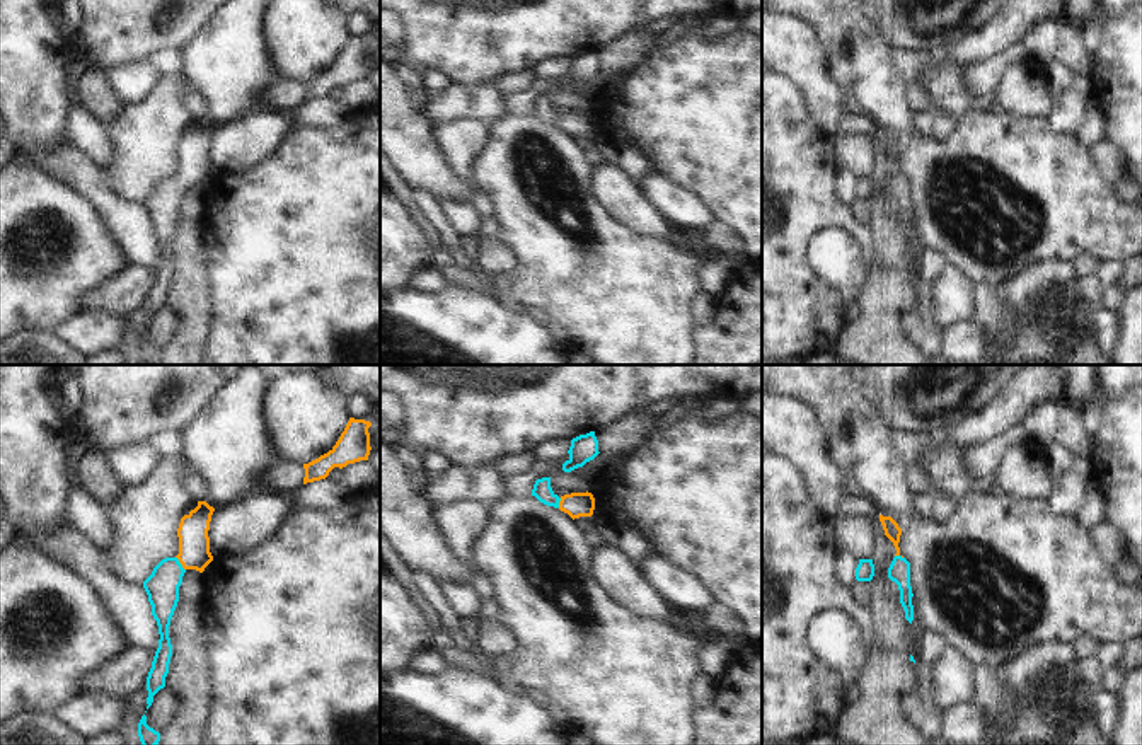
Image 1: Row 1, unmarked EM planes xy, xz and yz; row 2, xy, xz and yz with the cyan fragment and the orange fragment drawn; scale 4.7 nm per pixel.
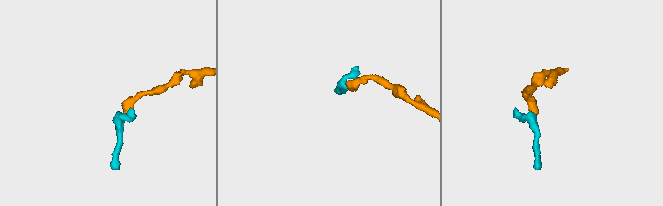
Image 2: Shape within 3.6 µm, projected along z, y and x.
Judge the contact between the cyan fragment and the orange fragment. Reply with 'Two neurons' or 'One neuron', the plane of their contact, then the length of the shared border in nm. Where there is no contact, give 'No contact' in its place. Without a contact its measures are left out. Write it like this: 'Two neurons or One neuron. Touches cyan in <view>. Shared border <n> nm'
One neuron. Touches cyan in xy. Shared border 80 nm.

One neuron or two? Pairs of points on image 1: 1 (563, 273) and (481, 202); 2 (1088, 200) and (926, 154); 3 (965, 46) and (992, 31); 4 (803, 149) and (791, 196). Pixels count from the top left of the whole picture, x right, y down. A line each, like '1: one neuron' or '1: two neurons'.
1: two neurons
2: one neuron
3: one neuron
4: one neuron

